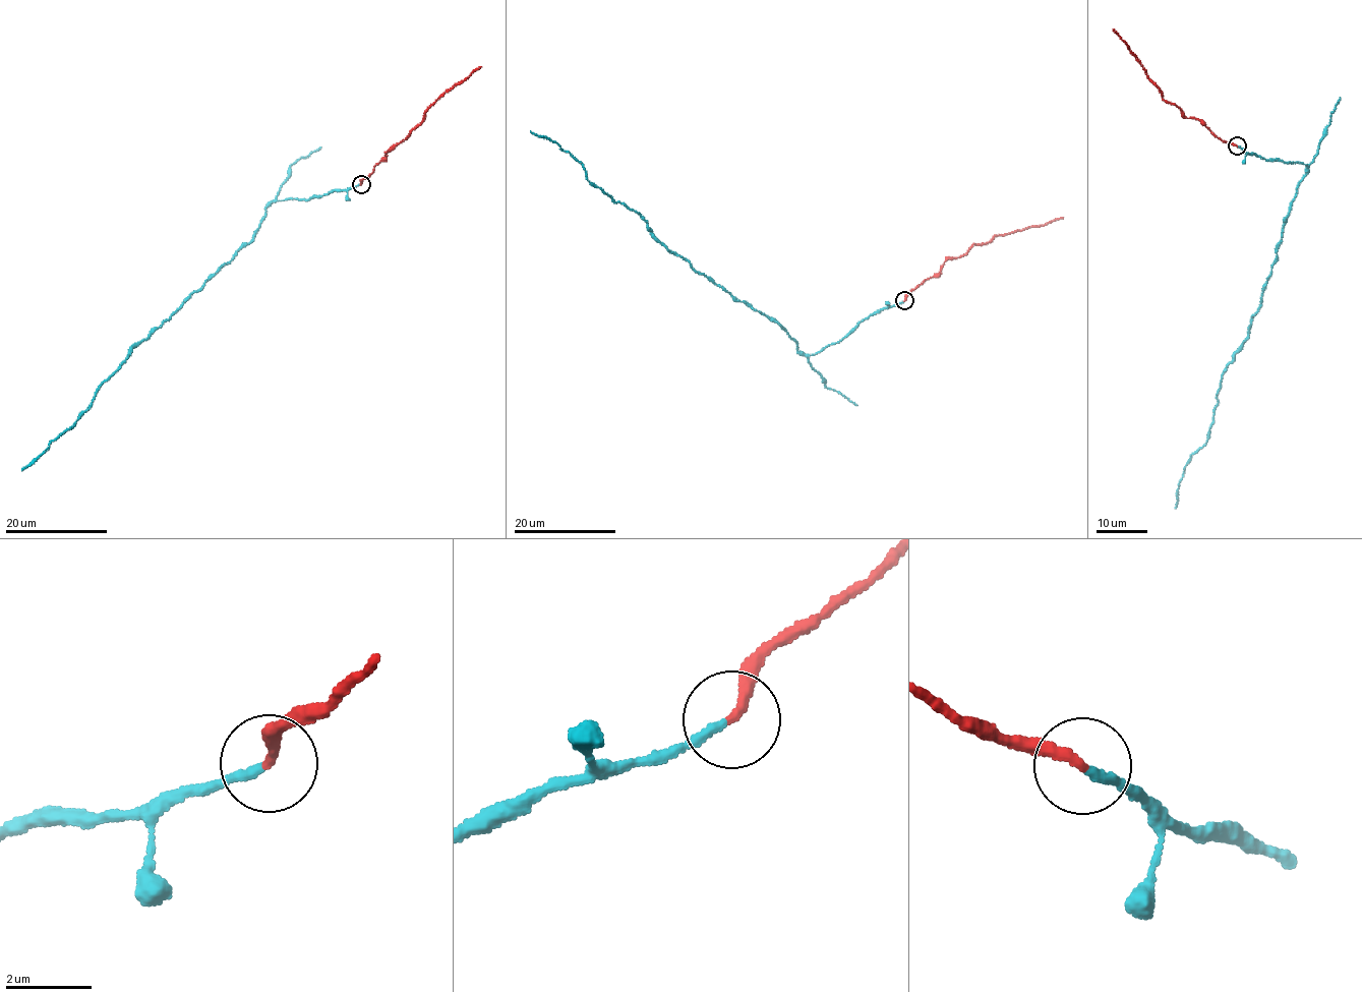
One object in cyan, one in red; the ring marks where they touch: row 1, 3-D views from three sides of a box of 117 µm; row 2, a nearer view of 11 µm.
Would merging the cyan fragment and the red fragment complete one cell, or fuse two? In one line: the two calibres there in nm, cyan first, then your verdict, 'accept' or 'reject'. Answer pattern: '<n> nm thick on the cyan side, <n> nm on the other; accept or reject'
200 nm thick on the cyan side, 240 nm on the other; accept

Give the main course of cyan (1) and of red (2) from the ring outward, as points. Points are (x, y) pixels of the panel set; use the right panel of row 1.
1: (1237, 146), (1262, 159), (1308, 169), (1284, 223), (1261, 304), (1221, 383), (1208, 439), (1184, 467), (1175, 508)
2: (1237, 146), (1221, 140), (1199, 120), (1187, 118), (1162, 97), (1160, 90), (1113, 30)

